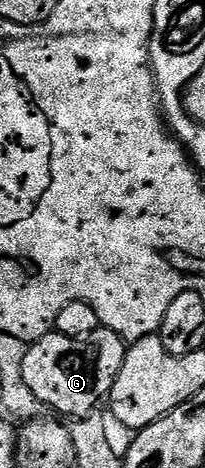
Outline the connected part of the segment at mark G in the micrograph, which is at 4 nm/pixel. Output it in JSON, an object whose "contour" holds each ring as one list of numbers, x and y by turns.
{"contour":[[104,328,91,332,91,336,72,338,56,332,29,346,23,360,23,380,41,402,42,407,58,410,69,420,92,414,97,406,108,399,111,388,123,368,127,343,115,332]]}

